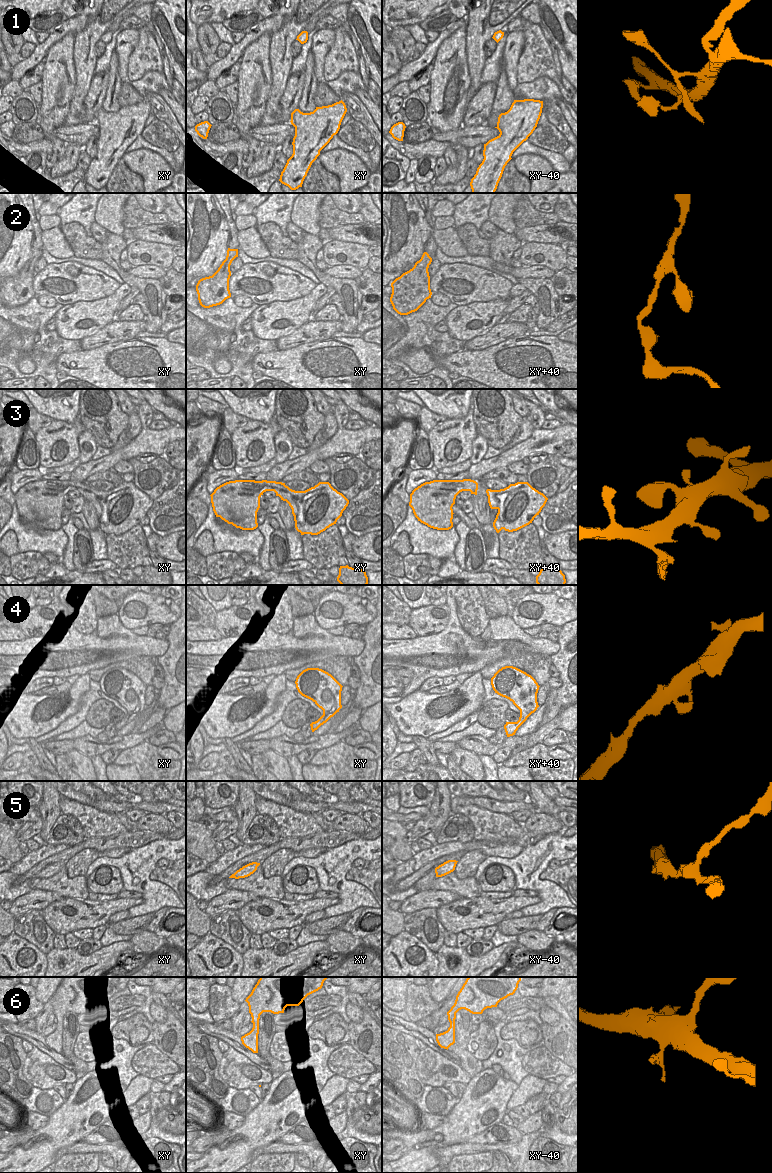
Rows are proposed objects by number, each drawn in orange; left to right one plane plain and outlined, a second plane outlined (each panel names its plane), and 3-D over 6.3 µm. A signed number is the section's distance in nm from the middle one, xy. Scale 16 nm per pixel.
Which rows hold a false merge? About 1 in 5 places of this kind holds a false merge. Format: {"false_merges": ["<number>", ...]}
{"false_merges": []}

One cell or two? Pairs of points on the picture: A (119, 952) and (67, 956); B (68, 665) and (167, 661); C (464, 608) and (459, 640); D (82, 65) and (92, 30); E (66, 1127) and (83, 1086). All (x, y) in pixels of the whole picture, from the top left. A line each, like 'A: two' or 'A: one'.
A: one
B: two
C: two
D: one
E: one

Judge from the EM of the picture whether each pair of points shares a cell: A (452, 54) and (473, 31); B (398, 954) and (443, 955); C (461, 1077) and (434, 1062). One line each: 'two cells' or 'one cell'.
A: two cells
B: two cells
C: one cell

